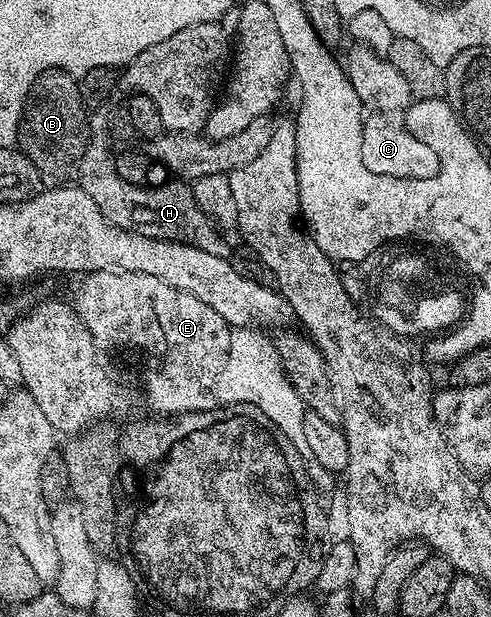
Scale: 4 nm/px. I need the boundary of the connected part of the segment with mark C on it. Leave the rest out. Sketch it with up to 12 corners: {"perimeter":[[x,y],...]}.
{"perimeter":[[367,46],[345,69],[363,102],[369,172],[431,178],[438,161],[409,132],[405,76]]}

